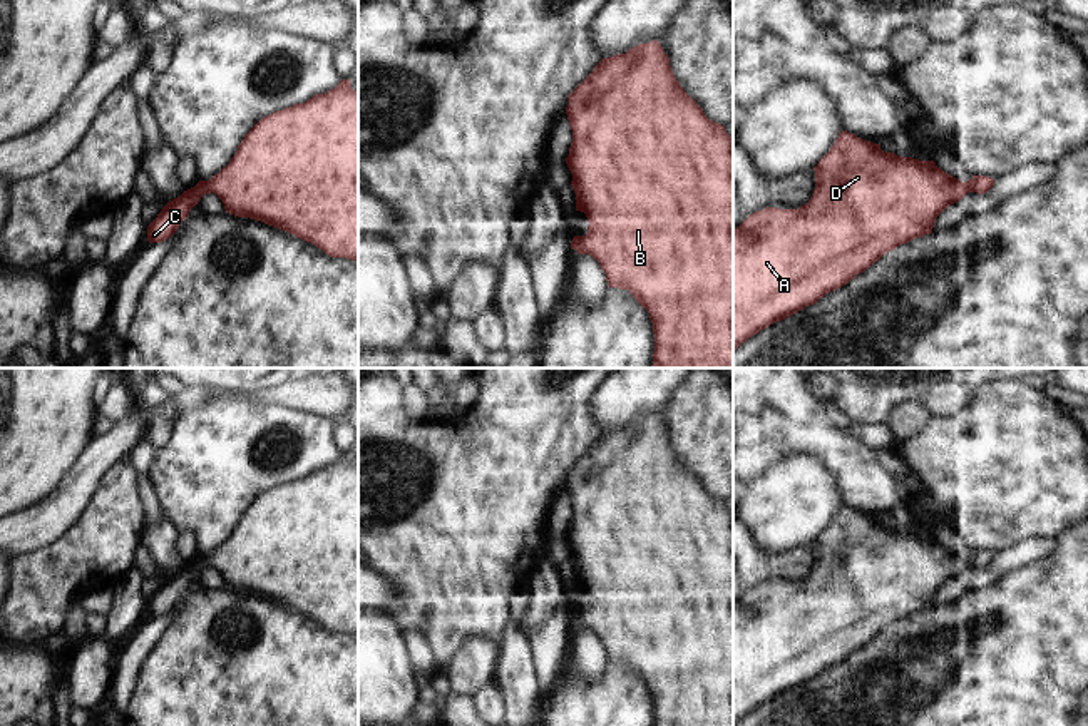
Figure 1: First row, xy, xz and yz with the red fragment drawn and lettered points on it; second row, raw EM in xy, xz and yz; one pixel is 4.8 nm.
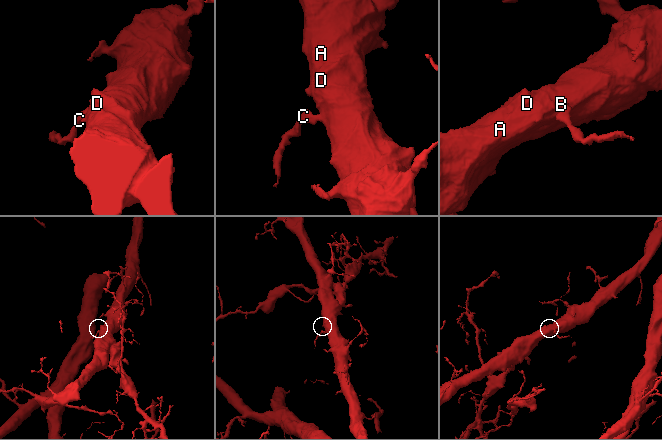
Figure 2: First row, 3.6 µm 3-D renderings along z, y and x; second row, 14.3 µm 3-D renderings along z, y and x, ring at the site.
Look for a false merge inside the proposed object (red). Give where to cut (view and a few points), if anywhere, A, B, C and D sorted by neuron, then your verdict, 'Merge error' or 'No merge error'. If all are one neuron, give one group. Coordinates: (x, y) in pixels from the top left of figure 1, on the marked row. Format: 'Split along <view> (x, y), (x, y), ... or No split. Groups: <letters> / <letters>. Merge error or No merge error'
No split. Groups: A B C D. No merge error

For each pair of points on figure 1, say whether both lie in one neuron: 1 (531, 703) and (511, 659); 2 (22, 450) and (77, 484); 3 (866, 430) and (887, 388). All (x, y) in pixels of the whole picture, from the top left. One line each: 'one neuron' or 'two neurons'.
1: one neuron
2: two neurons
3: two neurons

